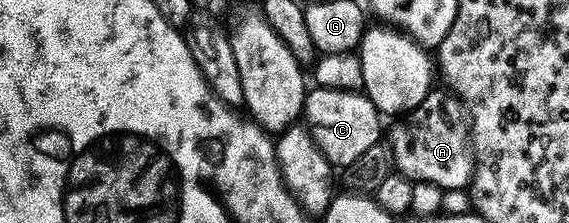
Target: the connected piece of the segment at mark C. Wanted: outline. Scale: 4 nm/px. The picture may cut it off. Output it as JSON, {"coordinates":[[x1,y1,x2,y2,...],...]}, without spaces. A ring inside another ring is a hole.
{"coordinates":[[319,85,313,88,313,91,311,88,305,94,302,112,310,126,312,136,331,164,337,168,350,165,352,167,366,149,381,142,381,111,360,91,345,91,339,87]]}

